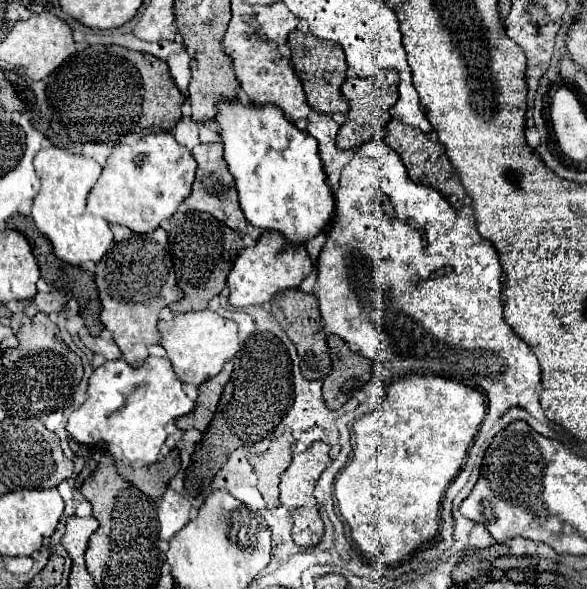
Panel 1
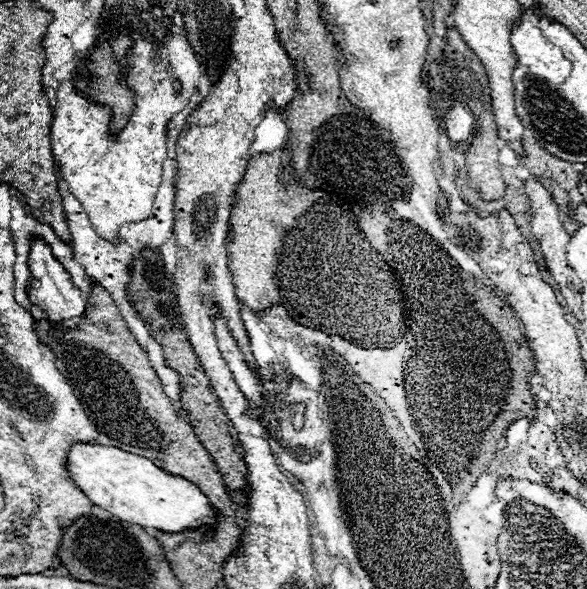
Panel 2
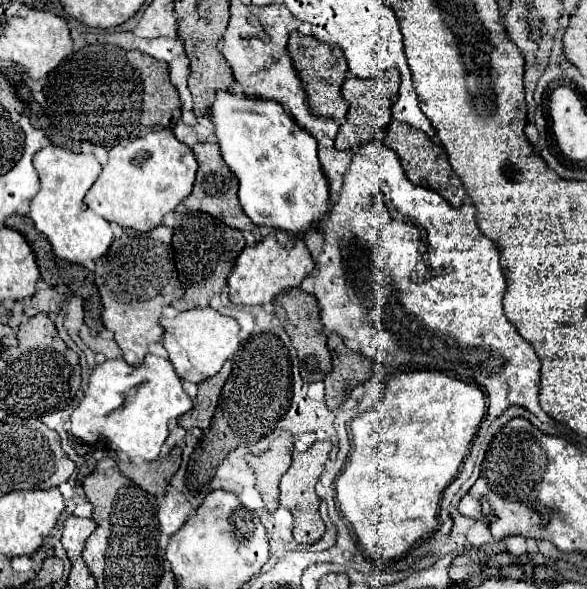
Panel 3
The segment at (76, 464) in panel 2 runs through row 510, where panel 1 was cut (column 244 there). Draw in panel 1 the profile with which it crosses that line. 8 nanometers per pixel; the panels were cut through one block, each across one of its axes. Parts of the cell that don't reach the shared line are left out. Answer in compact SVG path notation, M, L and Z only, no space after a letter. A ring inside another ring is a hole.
M220 102L216 122L220 124L224 158L236 180L240 206L246 220L264 230L282 232L290 244L306 246L314 236L324 234L334 222L336 202L326 182L318 156L318 142L288 122L276 106L242 106Z

